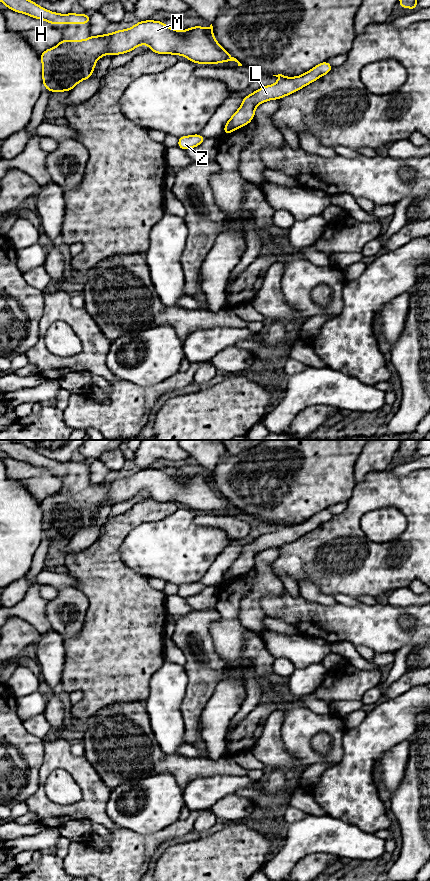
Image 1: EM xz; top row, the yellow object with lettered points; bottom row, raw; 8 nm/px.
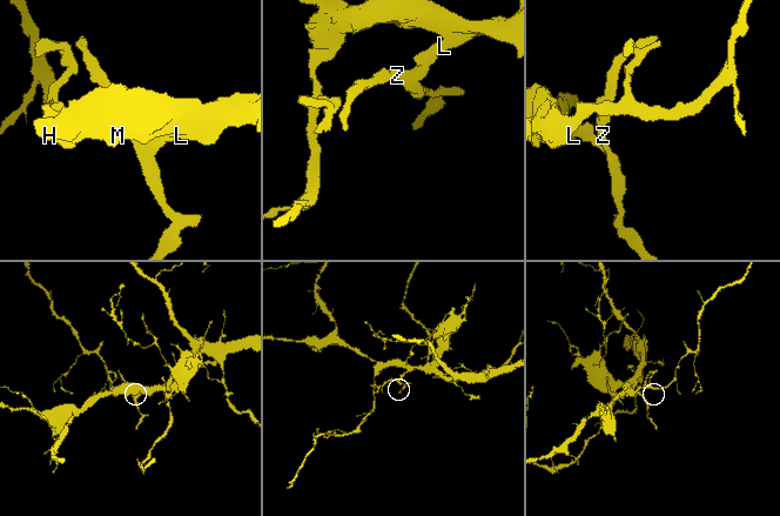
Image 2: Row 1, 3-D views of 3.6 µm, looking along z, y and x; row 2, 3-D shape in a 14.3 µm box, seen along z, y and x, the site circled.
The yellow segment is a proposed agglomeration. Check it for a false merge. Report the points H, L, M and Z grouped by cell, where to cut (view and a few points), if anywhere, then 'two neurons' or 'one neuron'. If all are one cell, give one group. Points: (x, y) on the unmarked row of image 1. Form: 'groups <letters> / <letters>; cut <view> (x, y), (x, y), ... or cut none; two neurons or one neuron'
groups H L M / Z; cut xz (225, 574), (236, 576); two neurons

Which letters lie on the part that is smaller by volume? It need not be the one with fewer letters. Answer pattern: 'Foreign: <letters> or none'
Foreign: Z

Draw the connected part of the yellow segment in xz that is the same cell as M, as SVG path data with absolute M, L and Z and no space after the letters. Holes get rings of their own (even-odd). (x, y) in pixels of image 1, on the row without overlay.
M147 468L139 469L131 476L114 479L112 482L90 483L89 486L83 489L79 487L74 489L62 487L57 494L47 497L40 502L40 508L43 512L43 534L51 541L70 540L80 529L91 526L97 509L103 503L110 502L115 504L128 501L142 492L148 492L150 499L155 501L182 503L189 509L197 512L219 512L221 510L235 509L238 511L238 514L242 514L236 506L232 505L215 488L212 472L209 476L195 474L181 480L177 477L169 476L163 469ZM87 497L91 497L94 500L93 507L86 505Z

